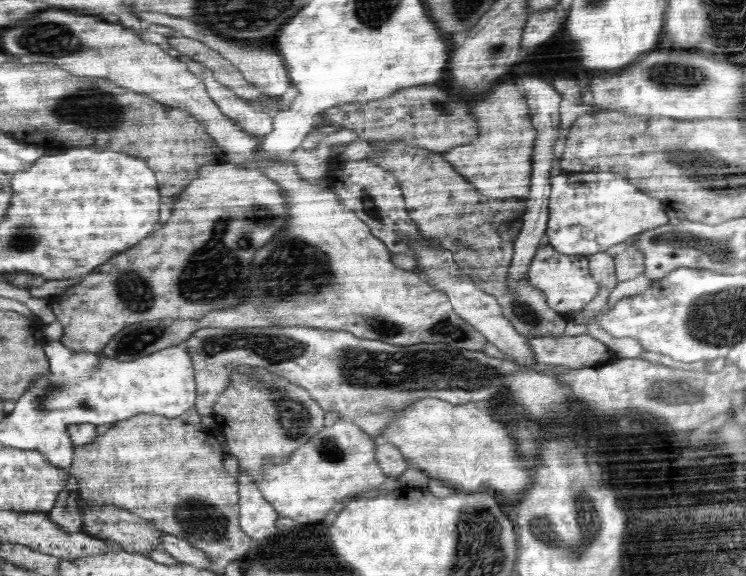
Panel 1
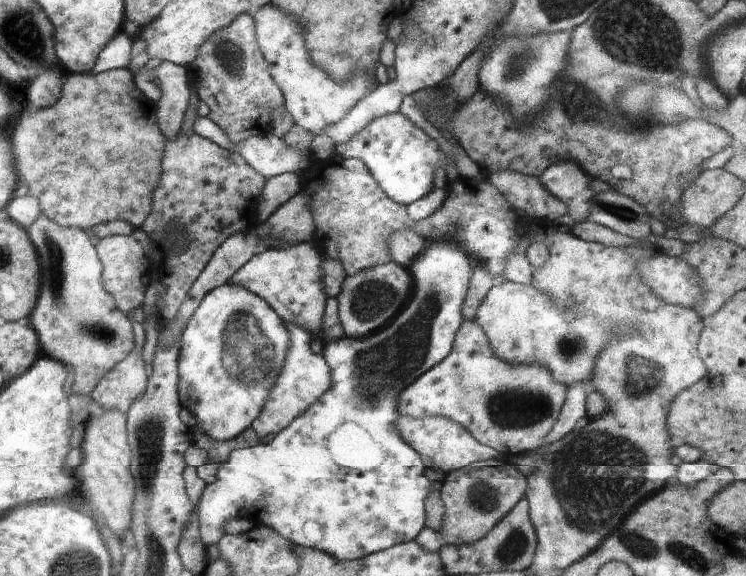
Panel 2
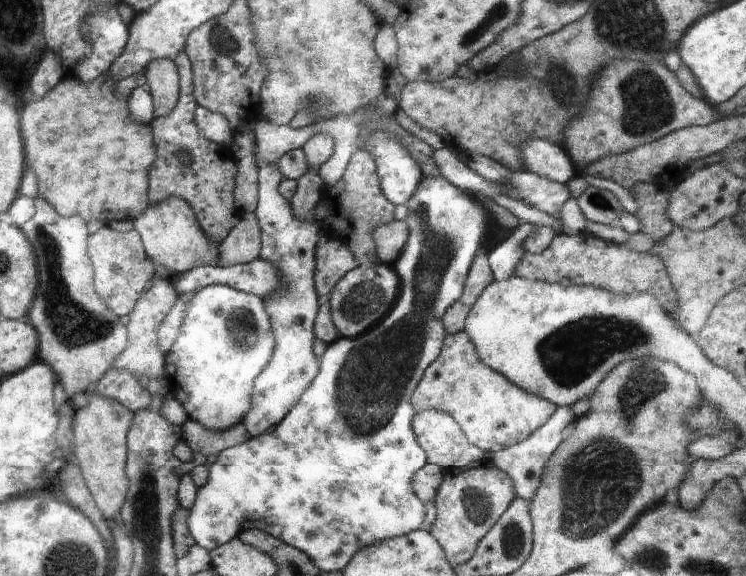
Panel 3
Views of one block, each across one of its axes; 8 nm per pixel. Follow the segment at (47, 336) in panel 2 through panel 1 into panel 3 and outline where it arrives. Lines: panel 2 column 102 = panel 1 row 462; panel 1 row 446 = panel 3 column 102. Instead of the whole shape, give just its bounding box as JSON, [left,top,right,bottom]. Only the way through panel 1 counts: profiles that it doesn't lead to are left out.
[22,196,128,396]

